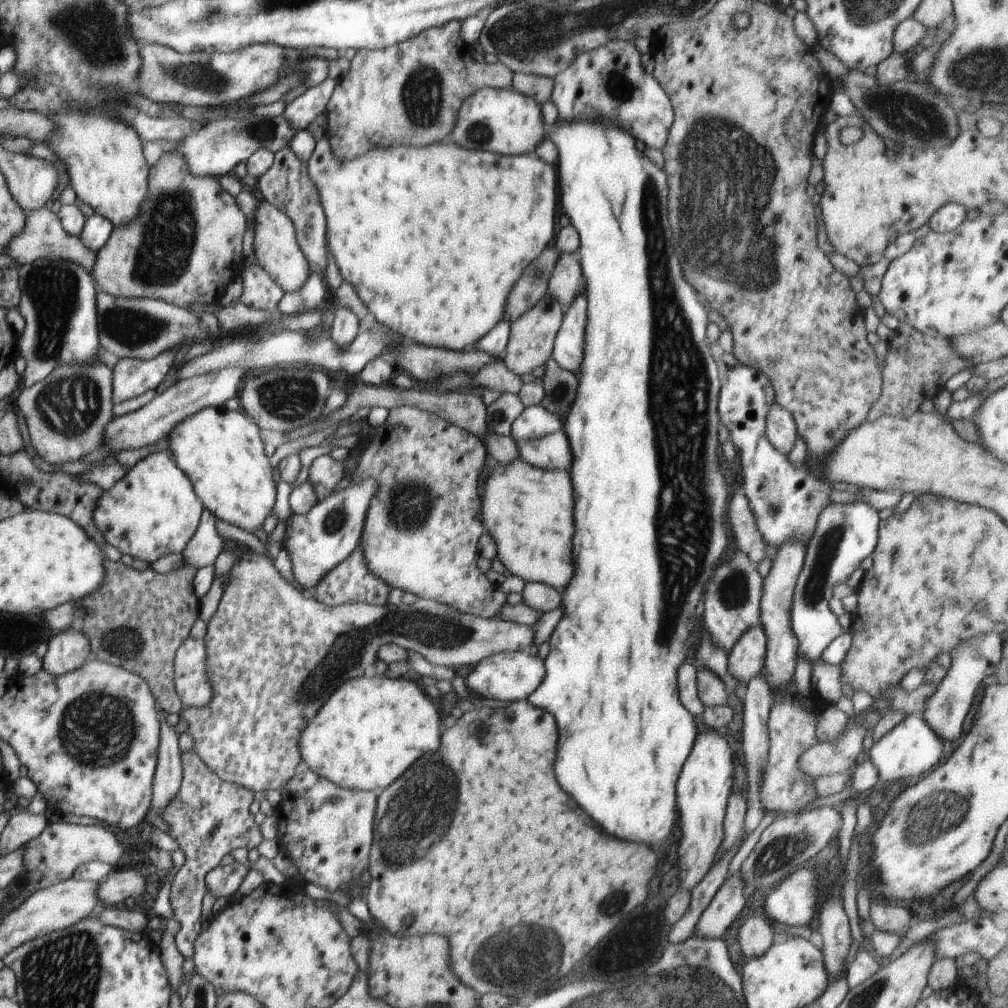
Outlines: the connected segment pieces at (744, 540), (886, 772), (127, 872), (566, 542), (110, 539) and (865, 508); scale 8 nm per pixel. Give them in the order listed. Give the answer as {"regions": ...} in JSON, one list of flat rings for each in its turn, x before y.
{"regions":[[[732,480,732,496,729,500,727,515,731,524,731,532,736,540,738,548,756,565,766,557,771,560,775,554,775,549,768,550,763,541,763,536,757,527,757,518,750,508,748,497,742,492,742,484,737,480]],[[908,714,890,732,874,742,869,749,869,759,877,768,879,779,888,785,894,780,922,776,928,770,932,770,932,767,938,764,945,745,946,743,941,741,941,737,929,727,923,717]],[[118,866,100,882,97,895,105,906,120,905,130,896,140,896,145,891,146,882,147,878,140,871]],[[516,457,508,464,488,461,491,469,487,480,483,482,483,491,479,492,481,500,481,520,484,532,496,544,496,558,510,570,510,572,525,580,526,583,539,582,555,589,564,590,572,576,572,560,570,560,570,536,574,534,572,522,572,508,574,508,574,494,572,482,568,472,560,470,540,470,521,457]],[[166,449,150,452,97,500,93,519,108,544,136,561,152,563,166,554,183,552,204,512,193,484,168,456]],[[862,499,847,504,827,504,818,517,815,531,805,549,805,561,791,604,792,630,799,642,797,656,802,656,812,665,822,659,823,650,842,633,838,617,828,607,833,597,832,588,840,582,848,582,862,560,874,552,880,521,878,510]]]}

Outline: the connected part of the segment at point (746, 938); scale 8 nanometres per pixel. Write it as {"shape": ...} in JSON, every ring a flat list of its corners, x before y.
{"shape":[[752,916,740,923,737,938,742,952,750,960,762,956,773,945,774,930,764,916]]}

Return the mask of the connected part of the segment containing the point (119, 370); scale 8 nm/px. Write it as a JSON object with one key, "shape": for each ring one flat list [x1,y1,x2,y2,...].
{"shape":[[179,345,172,351,160,353,157,358,141,361,132,357,119,359,113,368,113,391,111,397,114,406,155,390,174,367,174,352,182,348]]}

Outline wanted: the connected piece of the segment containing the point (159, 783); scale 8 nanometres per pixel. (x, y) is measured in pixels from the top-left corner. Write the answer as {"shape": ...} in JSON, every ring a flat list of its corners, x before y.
{"shape":[[160,710,159,714,162,720,159,736,159,749,157,752,157,767,153,778,153,797,151,798,151,807,158,811,160,815,168,802,172,801,177,795,178,789,181,785,183,772,181,765,181,751,178,747,179,734,176,733,176,729,174,729,175,726,171,726,166,721,168,713,164,713,162,710]]}

